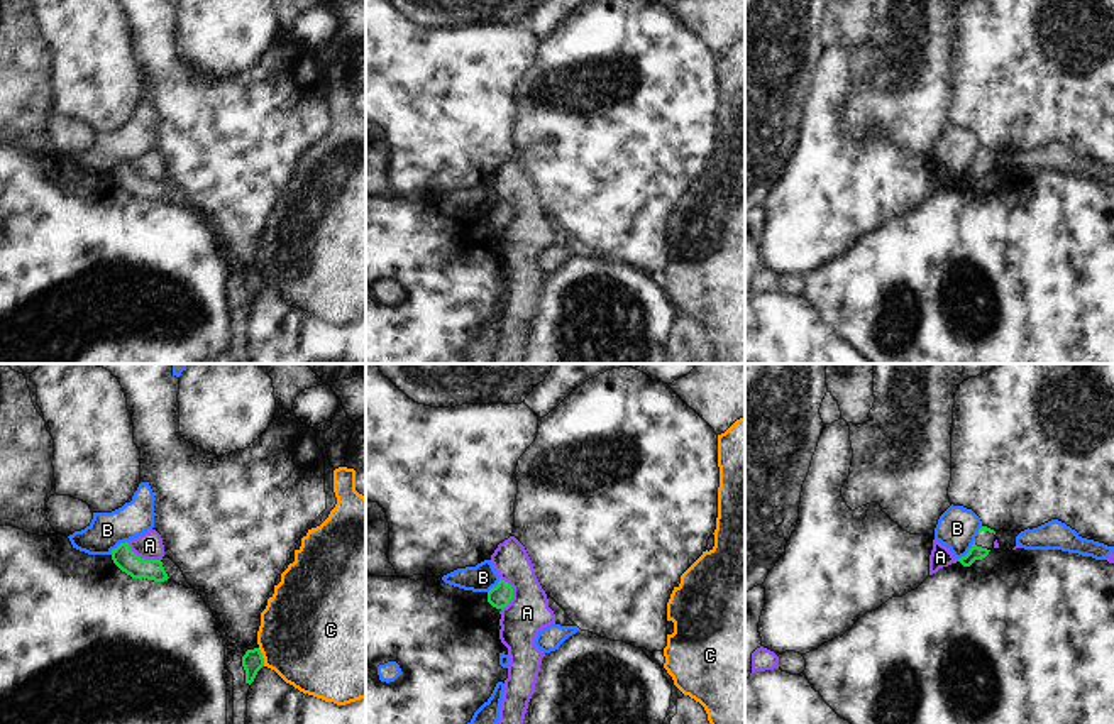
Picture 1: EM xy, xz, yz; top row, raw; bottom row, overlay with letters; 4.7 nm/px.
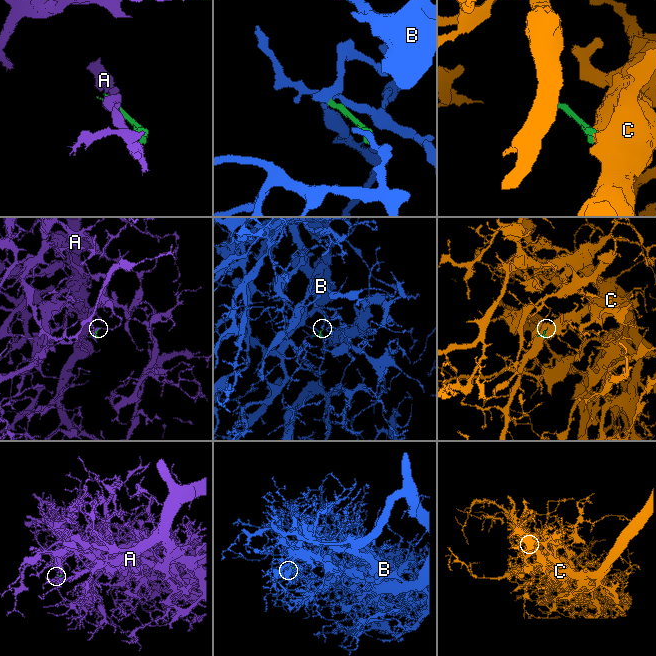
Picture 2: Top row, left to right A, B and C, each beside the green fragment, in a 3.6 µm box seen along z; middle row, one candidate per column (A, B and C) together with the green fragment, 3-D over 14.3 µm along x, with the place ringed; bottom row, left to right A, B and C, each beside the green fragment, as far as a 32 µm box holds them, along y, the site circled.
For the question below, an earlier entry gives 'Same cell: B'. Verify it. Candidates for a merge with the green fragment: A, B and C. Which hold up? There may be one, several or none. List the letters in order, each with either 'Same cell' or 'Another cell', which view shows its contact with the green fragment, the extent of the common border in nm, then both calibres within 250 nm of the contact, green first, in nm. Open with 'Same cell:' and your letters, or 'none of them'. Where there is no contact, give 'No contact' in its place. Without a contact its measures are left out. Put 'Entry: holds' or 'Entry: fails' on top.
Entry: fails
Same cell: none of them
A: Another cell. Touches green in xz. Shared border 160 nm. Thickness 110 nm (green) against 200 nm
B: Another cell. Touches green in yz. Shared border 130 nm. Thickness 70 nm (green) against 190 nm
C: Another cell. Touches green in xy. Shared border 90 nm. Thickness 100 nm (green) against 480 nm

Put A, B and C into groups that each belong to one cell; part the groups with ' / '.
A / B / C

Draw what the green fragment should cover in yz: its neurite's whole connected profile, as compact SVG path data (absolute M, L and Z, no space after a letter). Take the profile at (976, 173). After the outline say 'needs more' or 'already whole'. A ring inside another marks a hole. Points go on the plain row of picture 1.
M982 147L975 157L972 169L965 178L958 179L958 183L963 188L970 188L975 181L985 179L989 173L994 169L995 161L995 152L987 147Z; needs more

